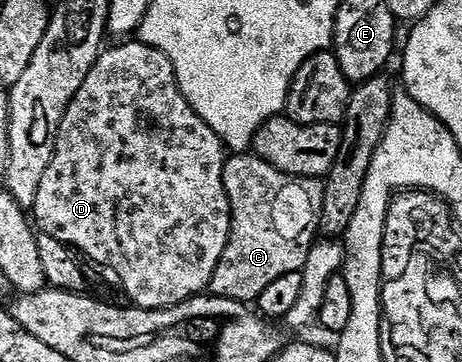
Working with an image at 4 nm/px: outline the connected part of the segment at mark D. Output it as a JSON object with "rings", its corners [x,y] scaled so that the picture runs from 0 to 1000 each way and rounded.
{"rings":[[[260,116],[253,133],[219,141],[203,171],[195,204],[186,204],[186,227],[160,260],[143,315],[134,326],[134,348],[126,359],[117,436],[108,436],[108,470],[91,492],[91,514],[82,514],[82,547],[67,575],[74,619],[93,649],[126,657],[143,682],[162,691],[175,710],[193,707],[208,729],[236,740],[260,771],[268,807],[284,837],[297,851],[316,856],[351,856],[374,851],[394,834],[431,820],[431,807],[459,782],[472,724],[494,677],[494,649],[502,633],[502,583],[485,511],[485,448],[489,412],[483,392],[437,337],[437,326],[403,282],[394,249],[381,224],[377,182],[359,149],[333,138],[325,127],[301,116]]]}

